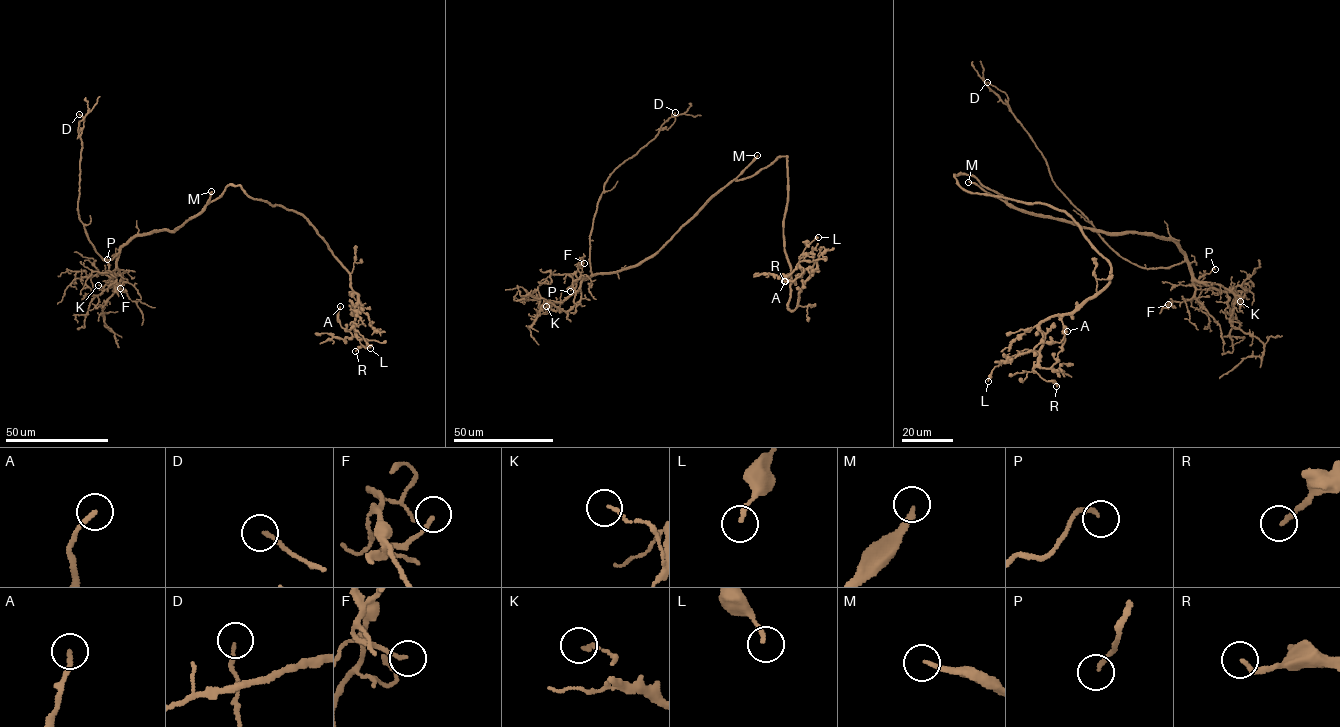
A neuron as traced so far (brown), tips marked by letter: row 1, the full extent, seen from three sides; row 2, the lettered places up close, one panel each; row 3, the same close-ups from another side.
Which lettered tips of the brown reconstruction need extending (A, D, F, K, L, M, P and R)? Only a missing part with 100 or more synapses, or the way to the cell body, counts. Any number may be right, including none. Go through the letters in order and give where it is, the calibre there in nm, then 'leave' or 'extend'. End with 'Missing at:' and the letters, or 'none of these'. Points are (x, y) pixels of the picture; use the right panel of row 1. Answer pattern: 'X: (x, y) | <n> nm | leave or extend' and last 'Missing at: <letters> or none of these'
A: (1067, 331) | 170 nm | leave
D: (987, 82) | 130 nm | leave
F: (1168, 304) | 140 nm | leave
K: (1240, 301) | 130 nm | leave
L: (988, 381) | 170 nm | leave
M: (968, 182) | 190 nm | extend
P: (1215, 269) | 180 nm | leave
R: (1056, 386) | 180 nm | leave
Missing at: M

